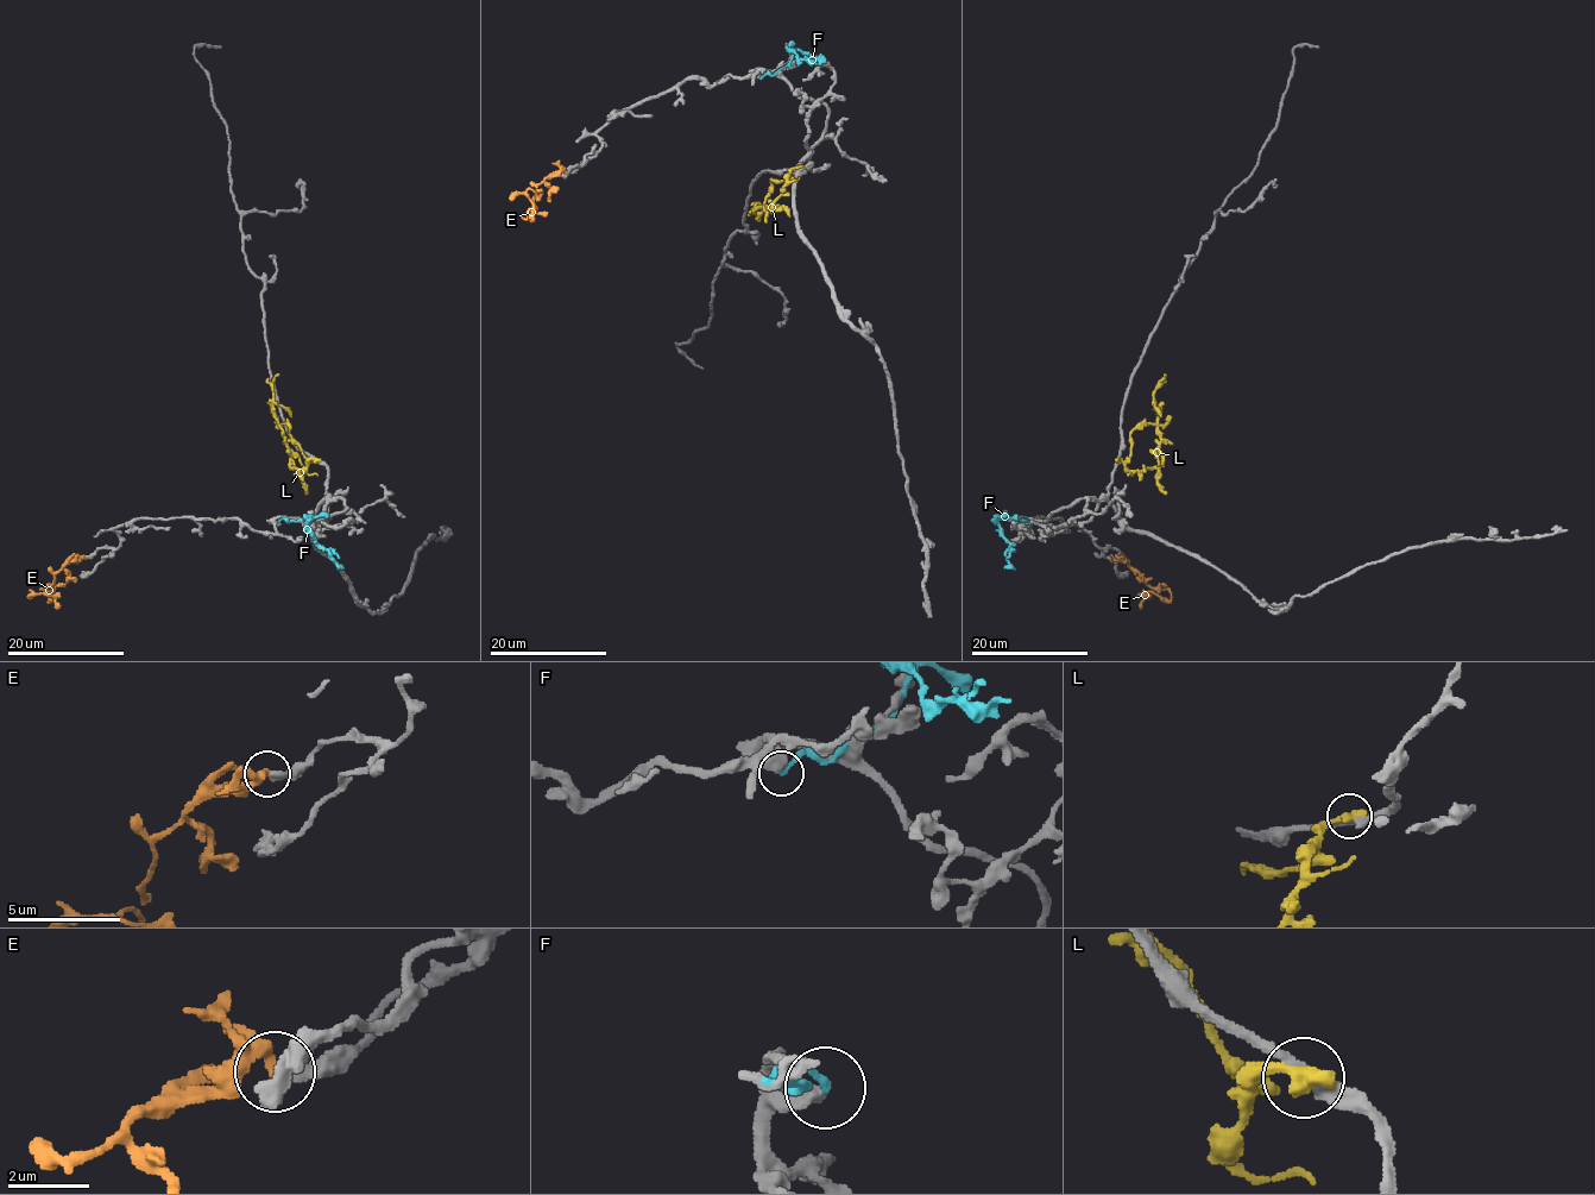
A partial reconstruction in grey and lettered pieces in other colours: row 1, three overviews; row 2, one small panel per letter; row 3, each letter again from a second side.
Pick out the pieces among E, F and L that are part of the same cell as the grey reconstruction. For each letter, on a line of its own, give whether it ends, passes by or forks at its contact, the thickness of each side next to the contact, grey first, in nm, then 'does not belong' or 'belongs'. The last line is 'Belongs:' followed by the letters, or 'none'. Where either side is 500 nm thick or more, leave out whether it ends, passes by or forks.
E: it passes by | 360/240 nm | does not belong
F: it ends | 480/200 nm | does not belong
L: it ends | 300/460 nm | does not belong
Belongs: none

